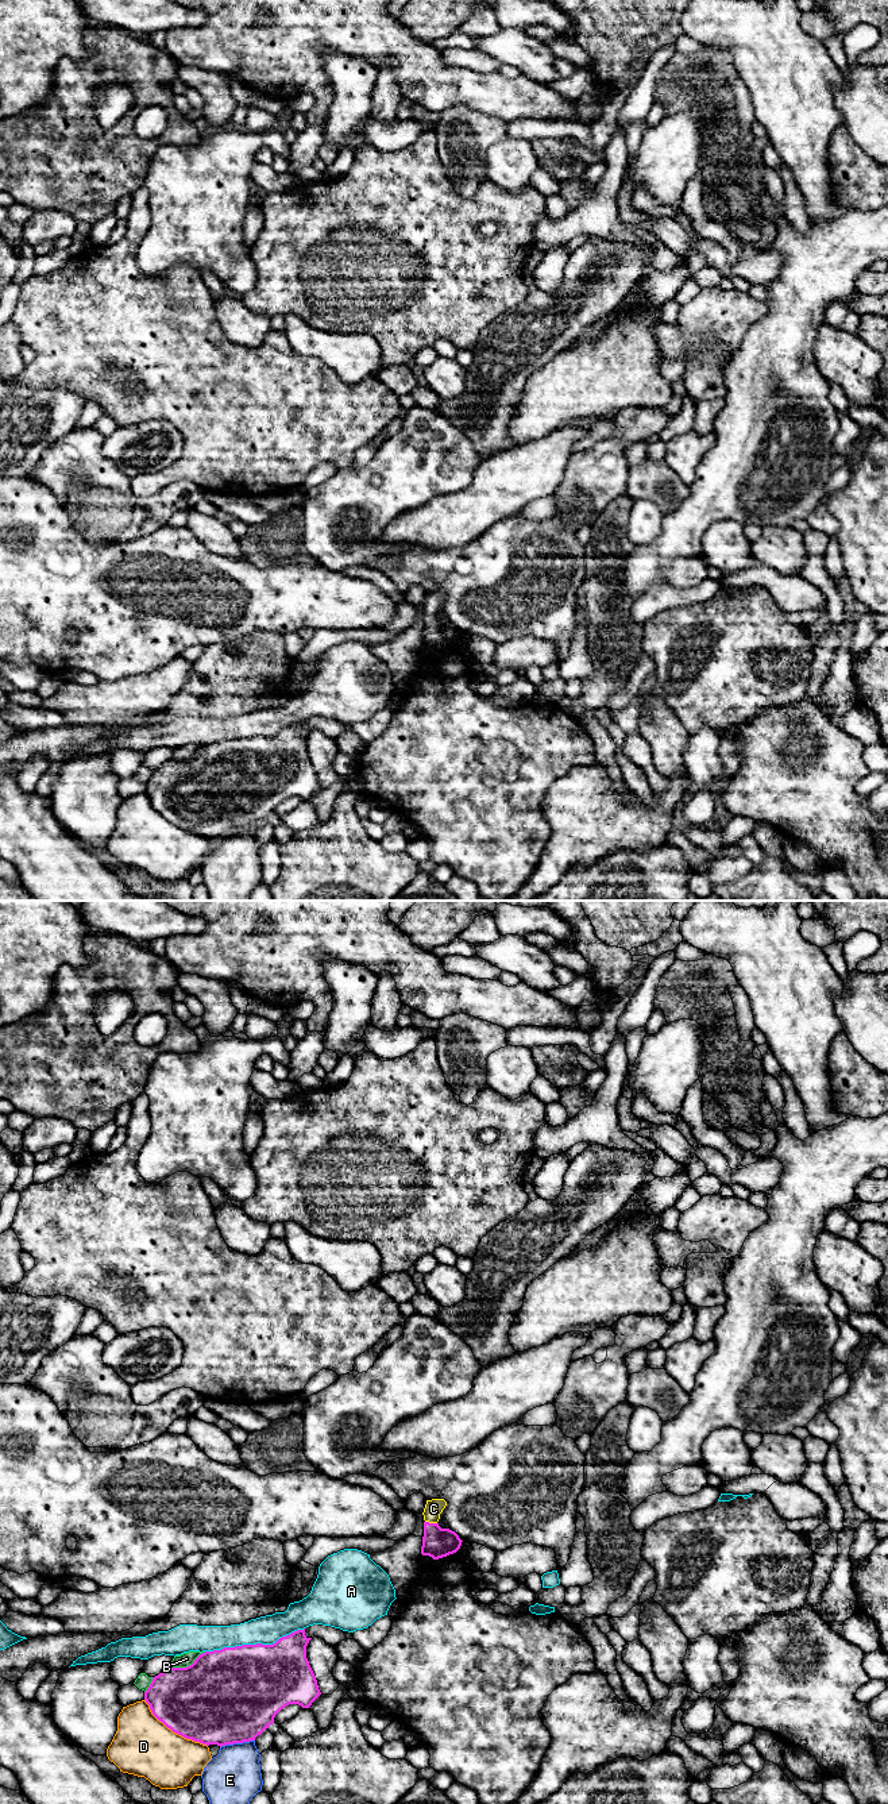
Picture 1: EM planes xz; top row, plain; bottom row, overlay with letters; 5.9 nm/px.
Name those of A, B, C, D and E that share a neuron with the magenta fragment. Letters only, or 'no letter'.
C

